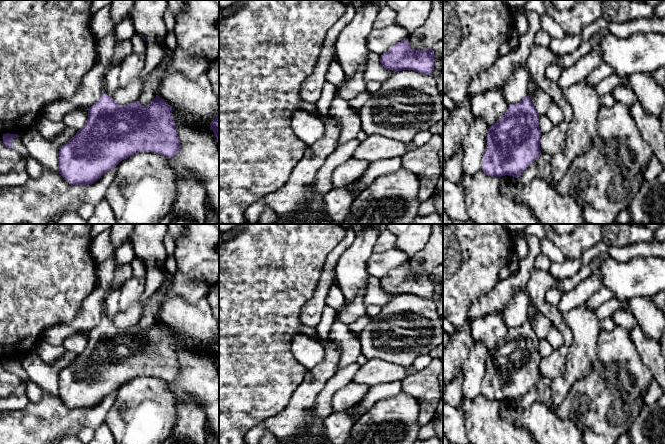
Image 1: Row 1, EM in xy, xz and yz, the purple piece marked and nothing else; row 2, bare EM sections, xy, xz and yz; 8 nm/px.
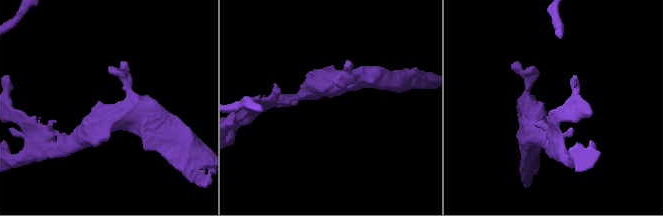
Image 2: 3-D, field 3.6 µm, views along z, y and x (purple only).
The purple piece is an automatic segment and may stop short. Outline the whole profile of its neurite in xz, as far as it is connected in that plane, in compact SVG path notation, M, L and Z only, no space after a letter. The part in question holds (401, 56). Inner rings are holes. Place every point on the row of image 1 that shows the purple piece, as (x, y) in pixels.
M406 39L393 45L386 53L381 55L380 62L385 69L393 72L413 70L431 75L434 68L433 48L415 50Z

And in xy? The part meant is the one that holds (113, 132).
M106 72L101 78L101 97L88 109L88 118L76 135L59 148L58 173L73 185L89 185L101 178L107 171L114 169L122 160L139 152L154 152L173 158L180 150L177 126L173 120L172 107L158 95L144 107L139 101L120 105L106 94Z

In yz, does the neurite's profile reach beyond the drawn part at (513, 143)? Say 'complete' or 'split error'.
split error

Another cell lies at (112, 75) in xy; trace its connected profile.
M121 62L110 67L106 72L106 94L113 97L115 91L120 87L119 74Z

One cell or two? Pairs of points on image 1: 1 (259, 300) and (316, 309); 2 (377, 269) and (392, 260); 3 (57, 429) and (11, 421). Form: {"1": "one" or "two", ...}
{"1": "two", "2": "one", "3": "one"}

